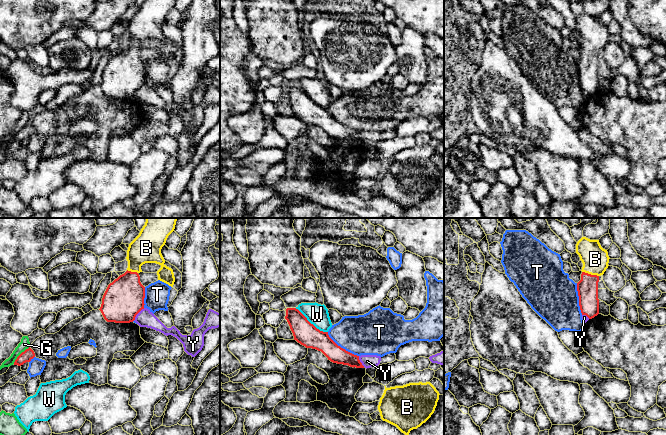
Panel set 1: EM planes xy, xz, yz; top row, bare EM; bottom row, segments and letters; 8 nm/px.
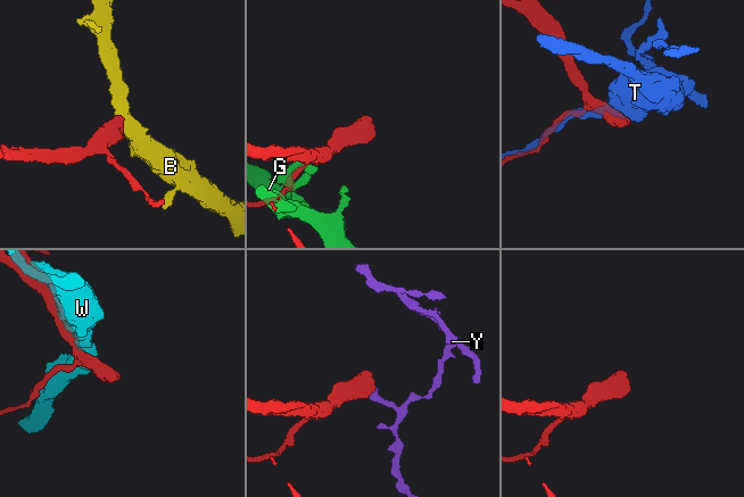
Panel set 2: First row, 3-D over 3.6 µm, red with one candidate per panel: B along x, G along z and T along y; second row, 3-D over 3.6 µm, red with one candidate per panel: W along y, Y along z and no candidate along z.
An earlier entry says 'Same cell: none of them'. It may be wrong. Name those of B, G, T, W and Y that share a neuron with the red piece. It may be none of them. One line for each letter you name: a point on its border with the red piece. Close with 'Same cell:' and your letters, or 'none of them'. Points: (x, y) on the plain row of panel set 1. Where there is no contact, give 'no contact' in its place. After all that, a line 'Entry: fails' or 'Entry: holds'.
B: yz (590, 50)
Same cell: B
Entry: fails

